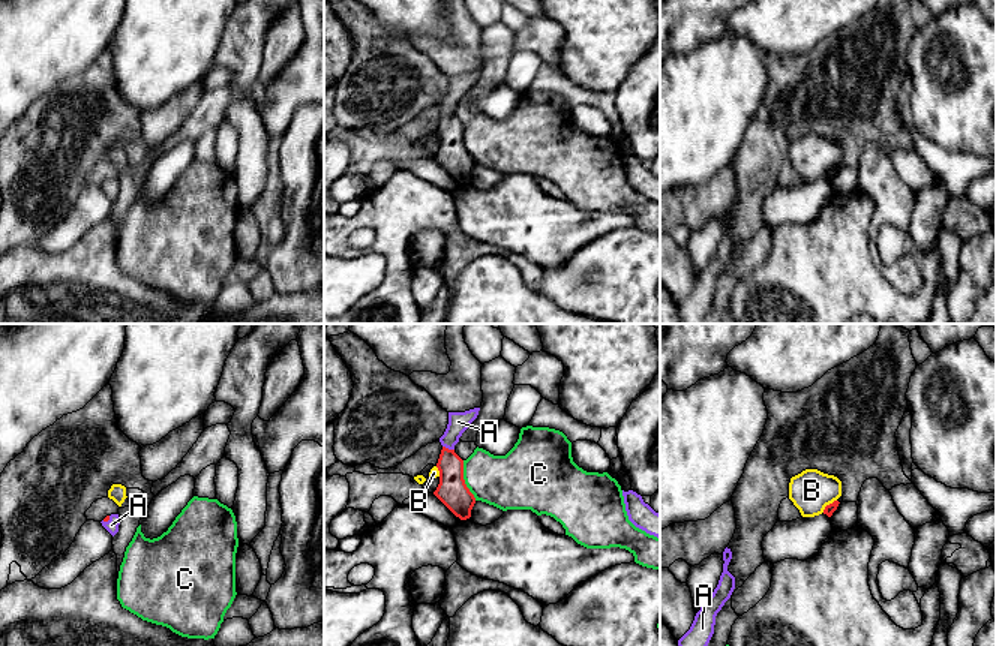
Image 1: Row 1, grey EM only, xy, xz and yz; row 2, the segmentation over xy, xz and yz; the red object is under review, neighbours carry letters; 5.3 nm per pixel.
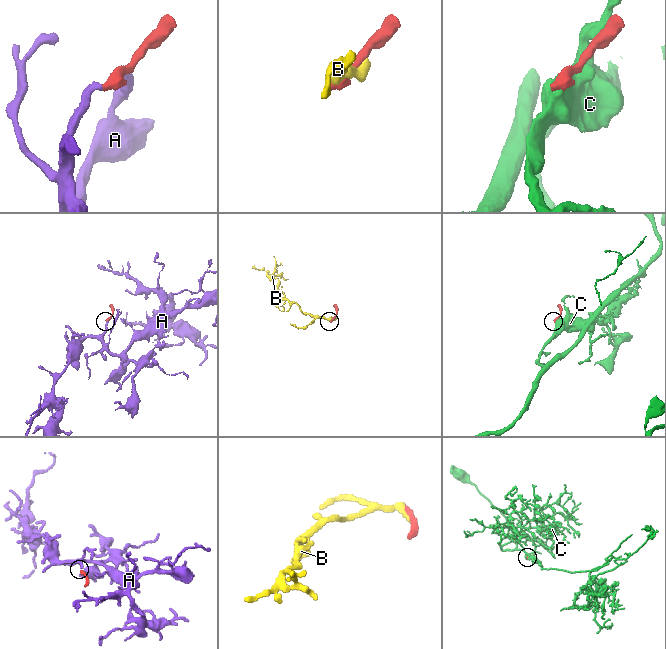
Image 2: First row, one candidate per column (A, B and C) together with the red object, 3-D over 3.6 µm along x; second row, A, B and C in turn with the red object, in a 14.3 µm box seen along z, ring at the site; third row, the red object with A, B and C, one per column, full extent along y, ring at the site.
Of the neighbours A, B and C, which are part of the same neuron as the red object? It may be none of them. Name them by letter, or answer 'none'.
A

